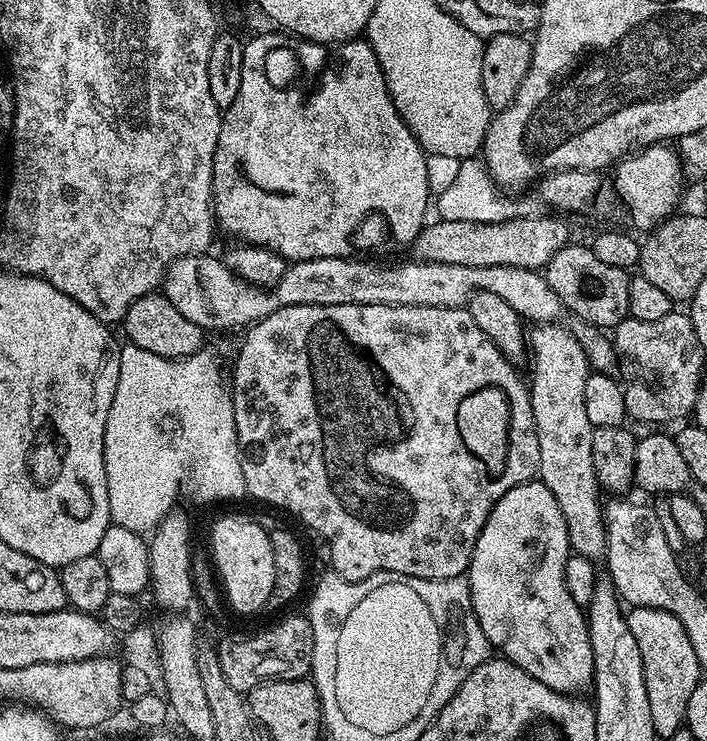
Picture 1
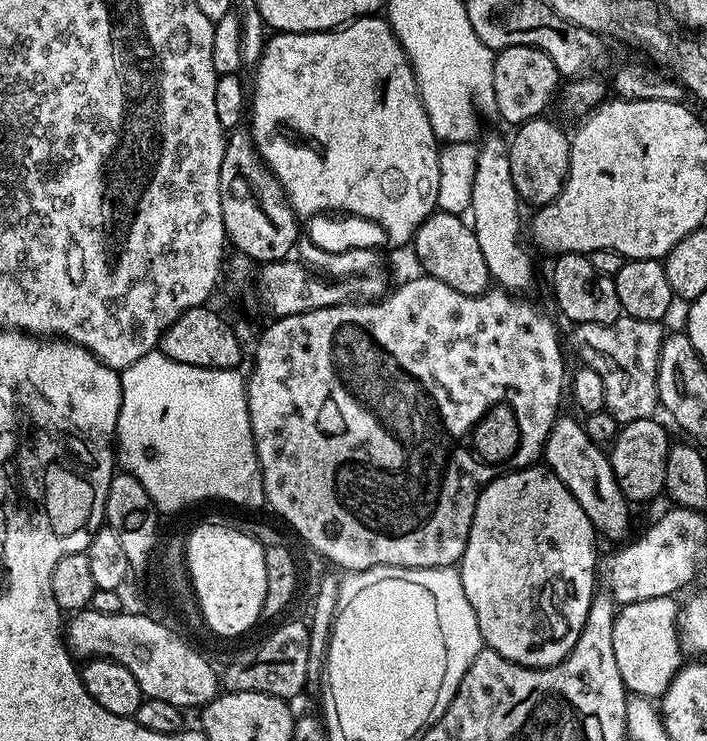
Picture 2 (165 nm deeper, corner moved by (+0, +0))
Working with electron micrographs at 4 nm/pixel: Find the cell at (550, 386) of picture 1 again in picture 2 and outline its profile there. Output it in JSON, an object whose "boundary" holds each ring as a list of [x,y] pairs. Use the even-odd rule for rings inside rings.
{"boundary":[[[486,136],[478,144],[480,153],[478,166],[474,170],[470,223],[476,232],[478,247],[482,250],[482,258],[486,258],[486,266],[493,281],[501,289],[524,294],[520,292],[526,291],[536,280],[536,268],[520,245],[522,201],[518,190],[514,190],[514,177],[510,175],[509,141],[505,137],[503,140],[500,136]]]}

